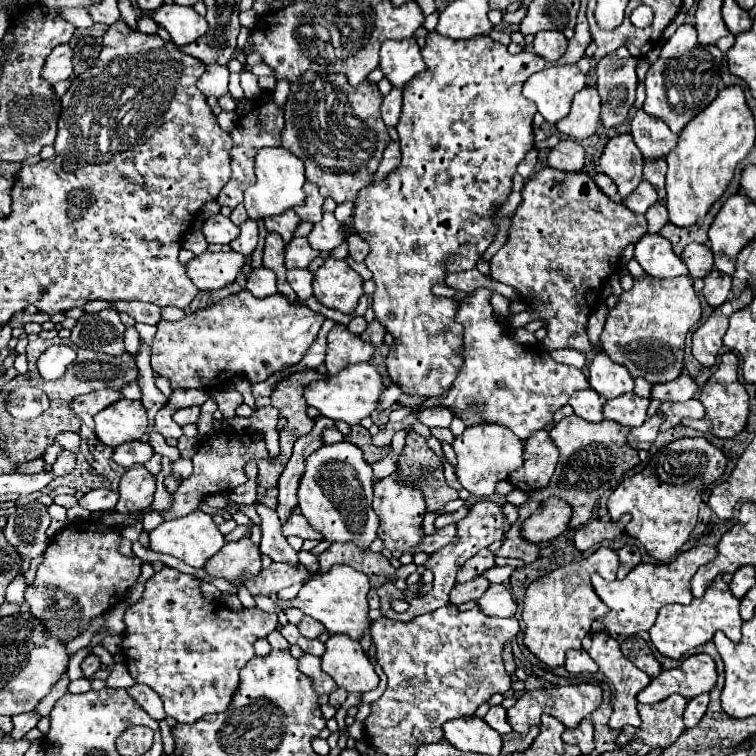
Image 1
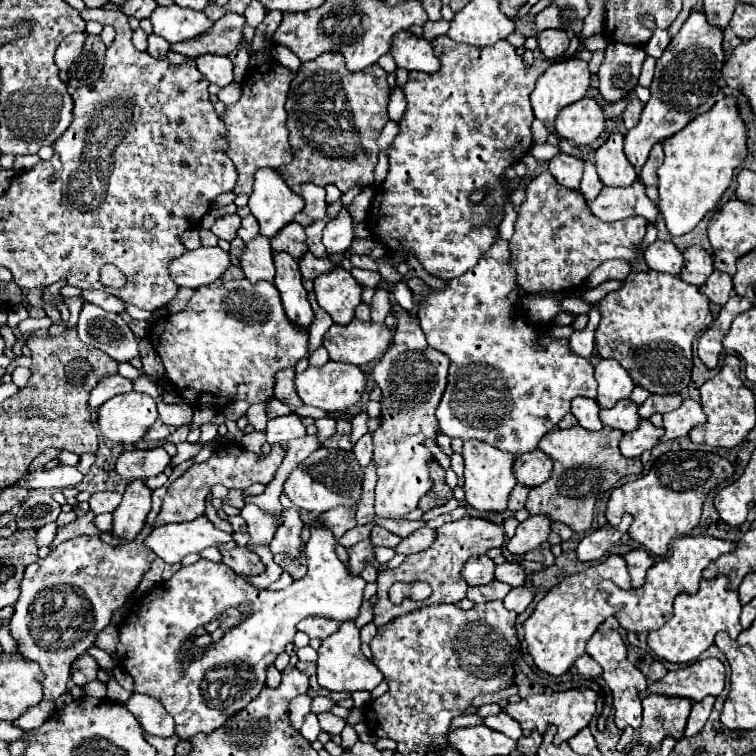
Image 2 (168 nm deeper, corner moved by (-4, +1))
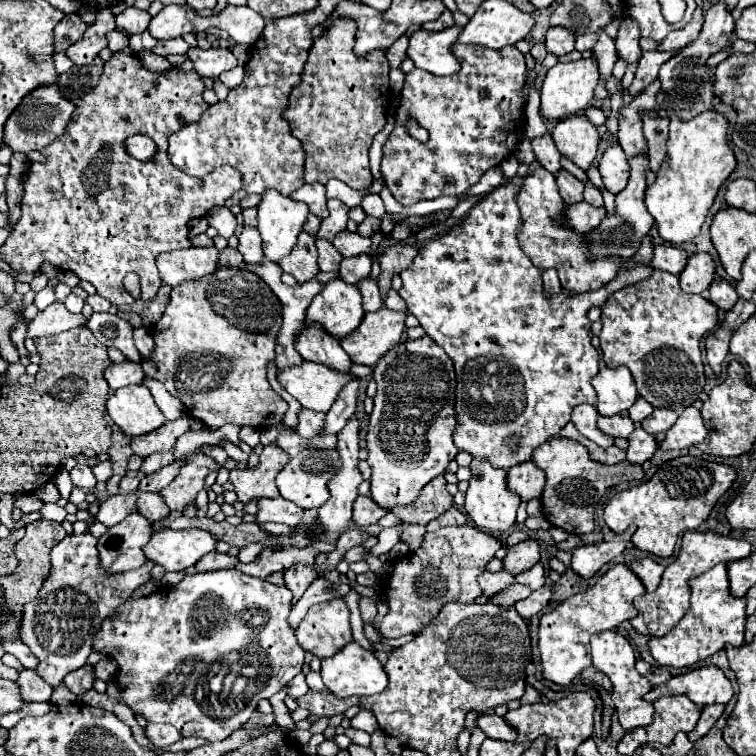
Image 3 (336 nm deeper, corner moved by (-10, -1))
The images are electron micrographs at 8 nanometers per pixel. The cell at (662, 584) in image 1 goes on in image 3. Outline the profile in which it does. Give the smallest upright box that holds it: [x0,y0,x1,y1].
[630,532,752,636]

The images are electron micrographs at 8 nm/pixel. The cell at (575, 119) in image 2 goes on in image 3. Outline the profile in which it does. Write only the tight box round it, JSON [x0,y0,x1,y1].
[552,114,600,170]

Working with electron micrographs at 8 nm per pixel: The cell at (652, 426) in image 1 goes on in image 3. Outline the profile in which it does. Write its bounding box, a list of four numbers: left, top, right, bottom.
[628,424,658,464]

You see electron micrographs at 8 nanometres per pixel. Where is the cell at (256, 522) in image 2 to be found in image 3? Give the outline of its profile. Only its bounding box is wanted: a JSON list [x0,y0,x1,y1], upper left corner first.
[256,498,304,526]

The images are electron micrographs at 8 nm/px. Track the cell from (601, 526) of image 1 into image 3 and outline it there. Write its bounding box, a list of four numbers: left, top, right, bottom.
[572,538,626,578]

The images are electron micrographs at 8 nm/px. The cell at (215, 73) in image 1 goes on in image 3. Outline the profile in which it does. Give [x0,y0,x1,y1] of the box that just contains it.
[188,46,236,78]

